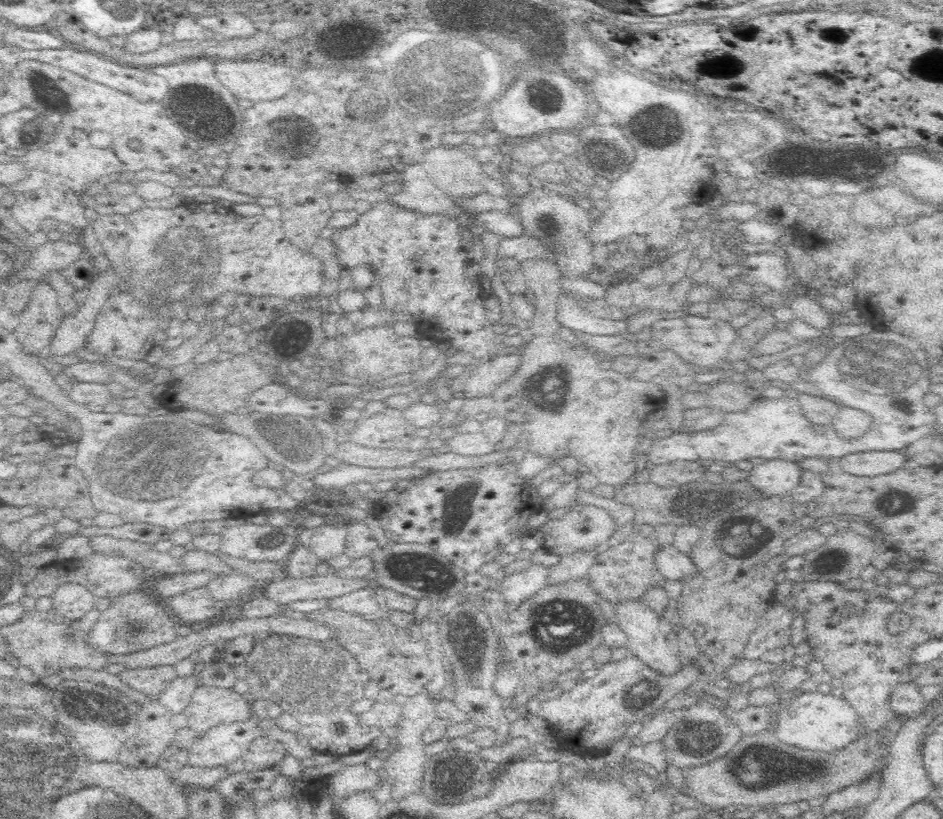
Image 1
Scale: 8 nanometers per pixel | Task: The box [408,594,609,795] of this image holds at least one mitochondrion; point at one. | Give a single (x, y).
(554, 635)

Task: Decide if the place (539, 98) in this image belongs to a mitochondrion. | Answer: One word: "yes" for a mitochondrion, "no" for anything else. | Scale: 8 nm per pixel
yes

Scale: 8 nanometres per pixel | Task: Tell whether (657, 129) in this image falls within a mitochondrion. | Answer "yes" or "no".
yes

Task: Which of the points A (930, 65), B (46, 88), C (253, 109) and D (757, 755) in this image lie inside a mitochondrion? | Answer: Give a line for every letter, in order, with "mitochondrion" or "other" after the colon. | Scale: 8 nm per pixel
A: mitochondrion
B: mitochondrion
C: other
D: mitochondrion

